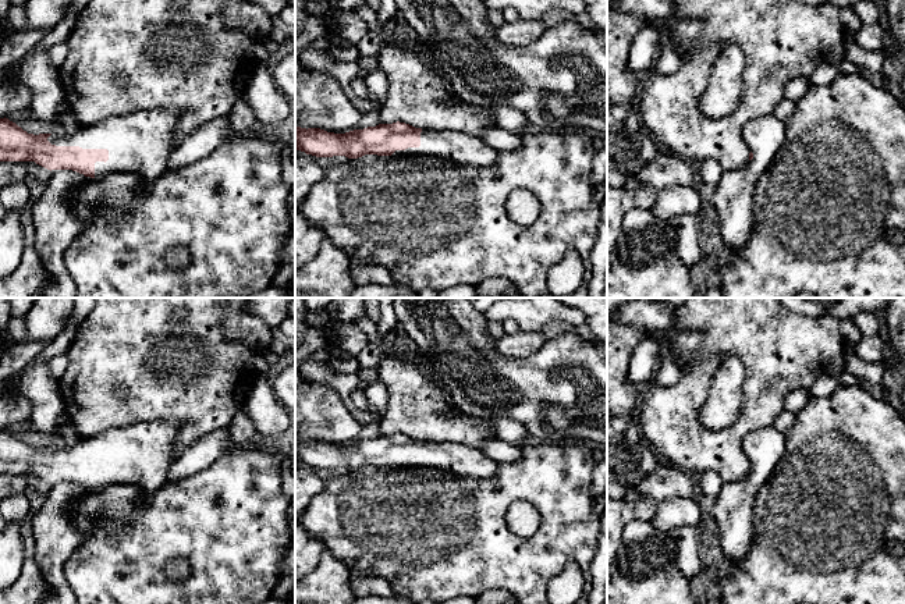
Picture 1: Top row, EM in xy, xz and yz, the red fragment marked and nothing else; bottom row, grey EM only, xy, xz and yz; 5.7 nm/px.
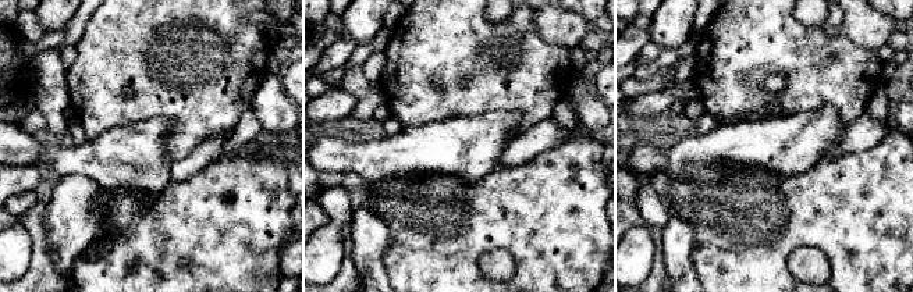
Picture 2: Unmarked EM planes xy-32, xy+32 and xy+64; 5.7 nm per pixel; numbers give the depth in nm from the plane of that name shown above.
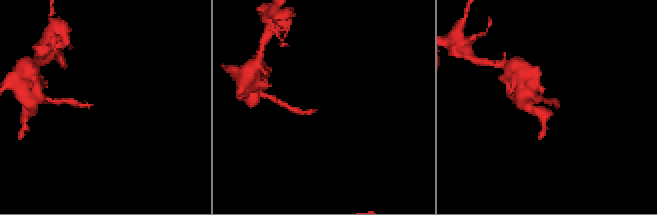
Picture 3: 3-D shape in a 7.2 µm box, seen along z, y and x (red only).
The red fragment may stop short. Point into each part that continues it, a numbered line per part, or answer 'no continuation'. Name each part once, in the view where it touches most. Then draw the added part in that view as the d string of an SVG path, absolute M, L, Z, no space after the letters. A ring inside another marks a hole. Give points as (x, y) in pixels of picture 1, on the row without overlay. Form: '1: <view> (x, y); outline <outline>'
1: xy (139, 455); outline M148 420L135 424L107 429L96 436L78 438L75 445L52 445L47 452L56 458L79 458L82 461L107 461L109 472L95 475L95 490L114 484L128 484L143 493L155 493L167 479L173 458L173 445L178 437L178 420Z

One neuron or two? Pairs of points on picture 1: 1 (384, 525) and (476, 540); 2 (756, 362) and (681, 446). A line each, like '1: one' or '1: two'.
1: one
2: one

